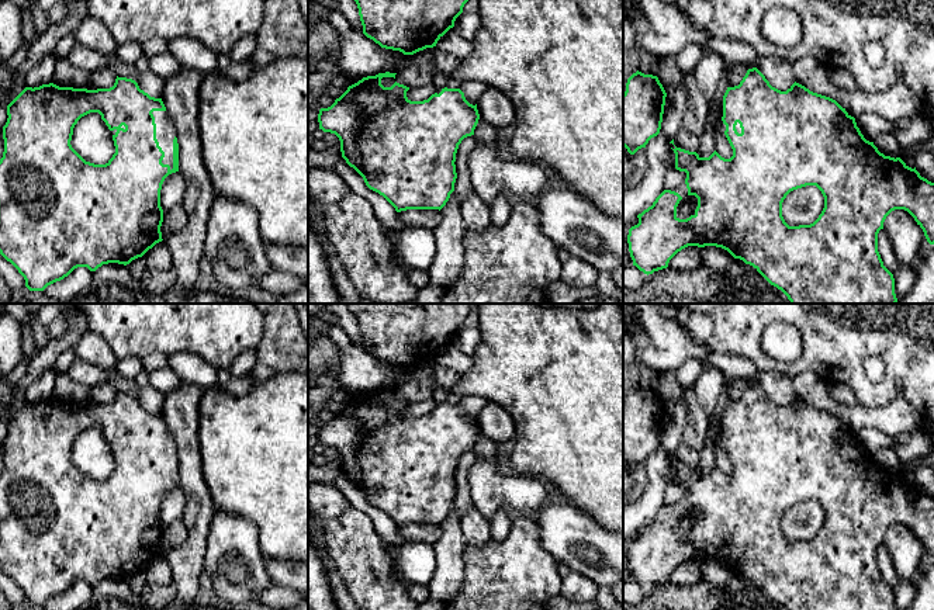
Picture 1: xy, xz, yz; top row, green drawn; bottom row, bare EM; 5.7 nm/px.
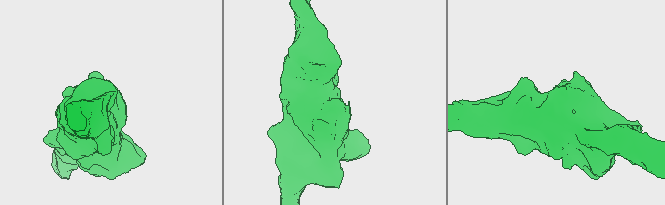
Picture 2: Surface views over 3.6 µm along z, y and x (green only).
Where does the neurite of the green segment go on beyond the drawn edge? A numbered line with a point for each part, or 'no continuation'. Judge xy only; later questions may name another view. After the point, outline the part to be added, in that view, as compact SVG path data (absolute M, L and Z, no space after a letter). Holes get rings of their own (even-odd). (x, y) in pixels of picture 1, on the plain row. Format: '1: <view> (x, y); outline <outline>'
1: xy (165, 444); outline M153 426L156 439L156 454L159 461L165 467L162 475L163 479L169 479L170 485L173 484L173 454L176 451L176 443L169 431L167 426Z

